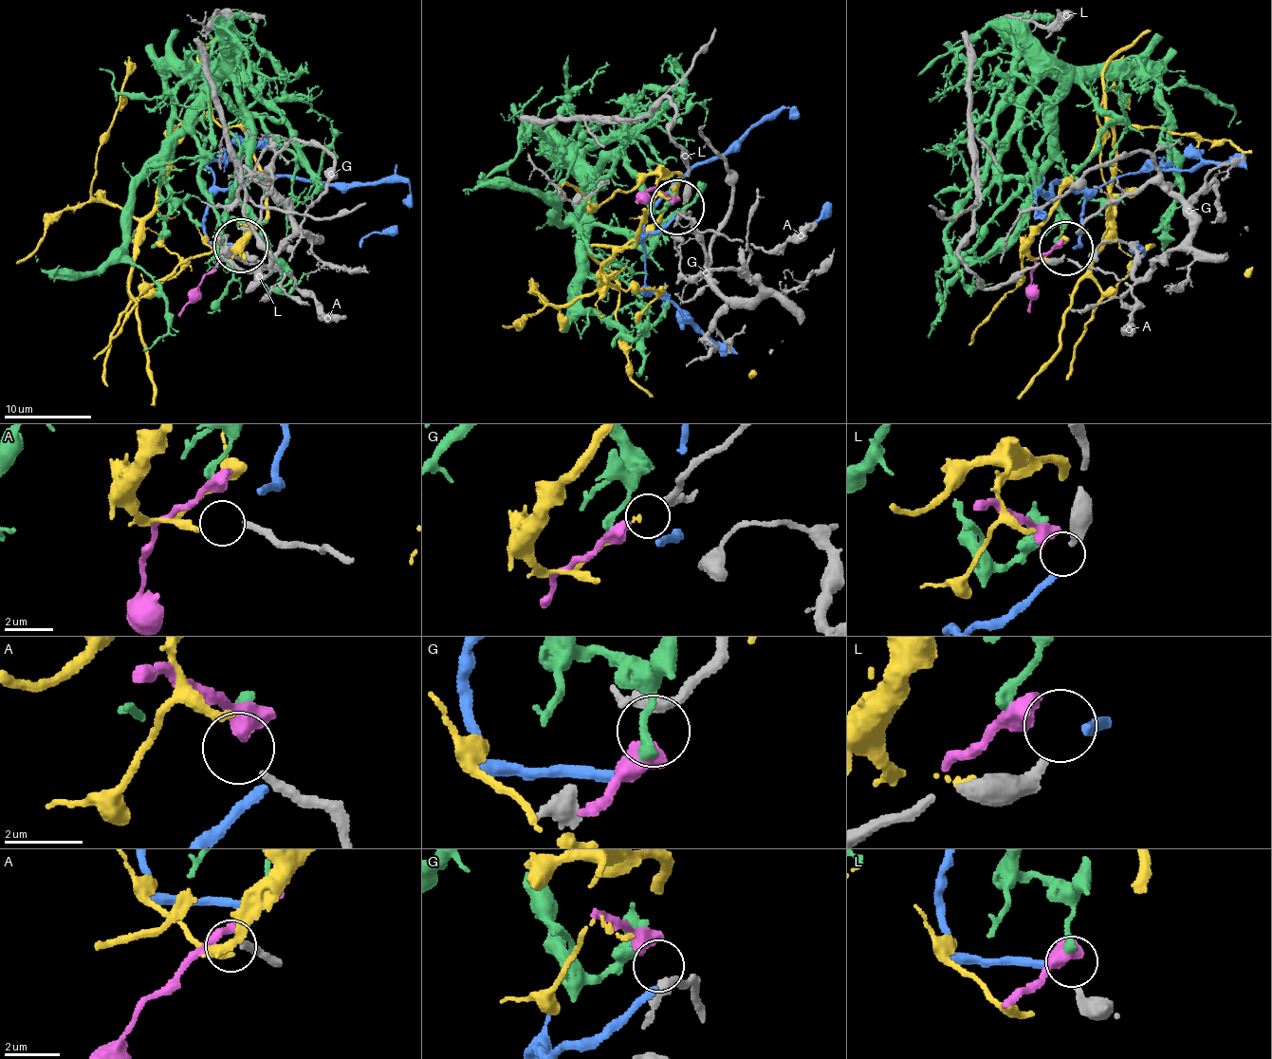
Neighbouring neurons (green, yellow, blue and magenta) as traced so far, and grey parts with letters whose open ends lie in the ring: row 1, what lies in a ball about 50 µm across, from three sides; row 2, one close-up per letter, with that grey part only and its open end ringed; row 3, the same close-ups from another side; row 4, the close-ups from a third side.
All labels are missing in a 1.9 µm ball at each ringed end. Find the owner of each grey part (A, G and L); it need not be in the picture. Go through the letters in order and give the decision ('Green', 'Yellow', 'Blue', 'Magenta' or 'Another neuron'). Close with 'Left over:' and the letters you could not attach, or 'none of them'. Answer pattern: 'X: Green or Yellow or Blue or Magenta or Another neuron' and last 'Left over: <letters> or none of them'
A: Yellow
G: Magenta
L: Blue
Left over: none of them

